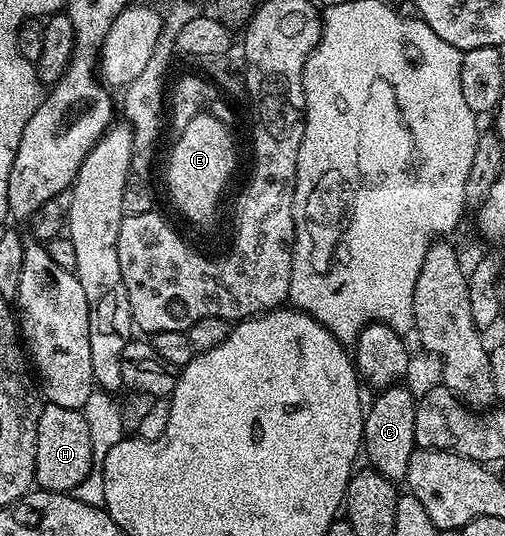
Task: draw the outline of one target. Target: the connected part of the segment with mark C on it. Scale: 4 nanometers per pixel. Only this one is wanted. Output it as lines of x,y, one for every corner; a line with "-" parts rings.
404,384
387,386
375,395
376,399
367,403
364,412
363,457
368,457
367,465
376,470
386,480
397,484
403,483
408,477
410,456
417,450
414,440
414,412
416,398
404,387

